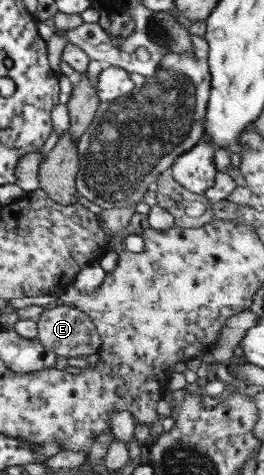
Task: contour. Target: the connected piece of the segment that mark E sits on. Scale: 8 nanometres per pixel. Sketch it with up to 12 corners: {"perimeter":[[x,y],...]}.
{"perimeter":[[79,307],[45,309],[38,340],[56,355],[100,351],[102,336]]}

